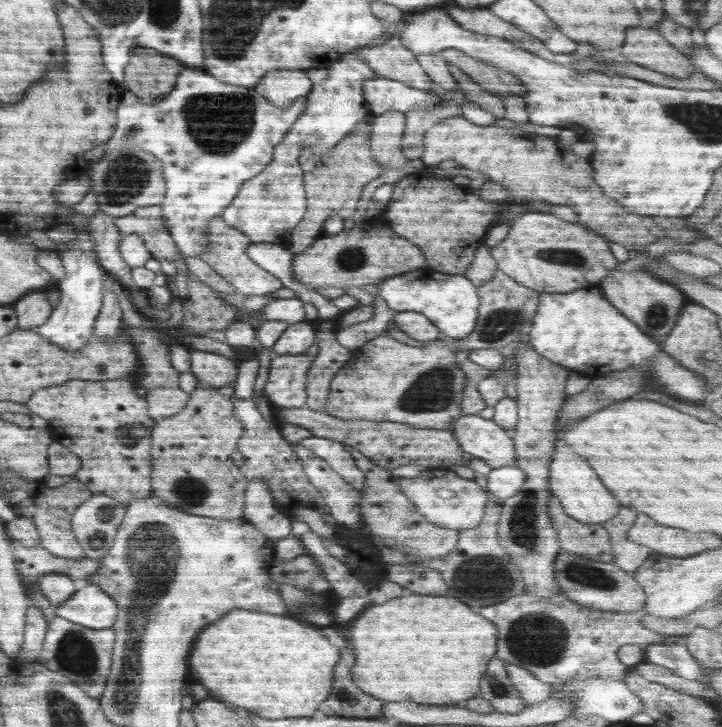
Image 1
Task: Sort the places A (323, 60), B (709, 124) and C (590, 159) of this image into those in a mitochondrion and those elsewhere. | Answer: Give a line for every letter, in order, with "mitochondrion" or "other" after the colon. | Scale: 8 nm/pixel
A: other
B: mitochondrion
C: other

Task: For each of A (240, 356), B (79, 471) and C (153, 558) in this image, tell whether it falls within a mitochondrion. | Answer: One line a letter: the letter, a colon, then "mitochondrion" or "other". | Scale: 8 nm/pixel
A: other
B: other
C: mitochondrion

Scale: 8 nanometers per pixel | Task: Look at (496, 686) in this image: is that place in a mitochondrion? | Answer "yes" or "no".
yes

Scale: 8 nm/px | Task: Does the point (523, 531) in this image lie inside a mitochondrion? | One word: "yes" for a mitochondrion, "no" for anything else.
yes

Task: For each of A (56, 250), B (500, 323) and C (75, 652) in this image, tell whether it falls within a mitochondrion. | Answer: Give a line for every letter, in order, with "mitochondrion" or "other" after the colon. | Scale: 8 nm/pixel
A: other
B: mitochondrion
C: mitochondrion

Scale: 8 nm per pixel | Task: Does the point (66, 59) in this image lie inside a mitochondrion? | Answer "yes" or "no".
no

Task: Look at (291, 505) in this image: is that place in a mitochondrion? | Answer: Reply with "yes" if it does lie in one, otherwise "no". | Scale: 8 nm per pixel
no

